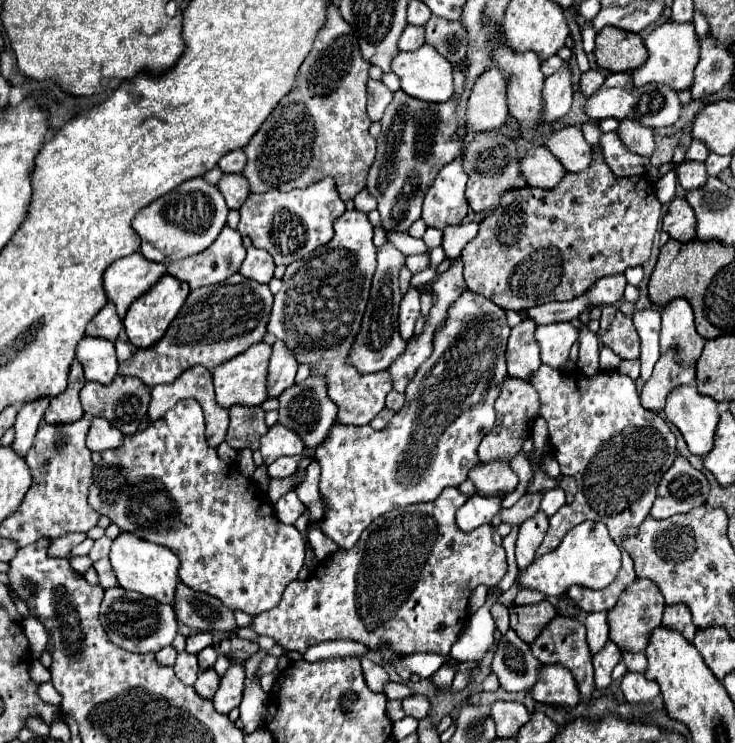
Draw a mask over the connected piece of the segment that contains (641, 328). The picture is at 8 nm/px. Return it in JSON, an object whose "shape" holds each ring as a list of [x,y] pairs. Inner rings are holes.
{"shape":[[[653,304],[651,308],[637,310],[633,314],[633,324],[641,338],[641,378],[649,380],[653,366],[659,358],[659,326],[661,326],[659,308]]]}

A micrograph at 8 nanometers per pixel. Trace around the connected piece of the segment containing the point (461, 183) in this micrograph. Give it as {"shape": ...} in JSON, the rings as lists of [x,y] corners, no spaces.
{"shape":[[[455,158],[441,168],[433,186],[423,202],[423,220],[431,228],[445,228],[449,224],[461,224],[469,206],[465,200],[467,172],[463,170],[463,158]]]}

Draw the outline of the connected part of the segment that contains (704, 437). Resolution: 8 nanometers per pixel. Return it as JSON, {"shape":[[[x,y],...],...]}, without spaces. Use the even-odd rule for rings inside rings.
{"shape":[[[693,384],[679,386],[667,396],[665,418],[679,428],[691,454],[705,456],[713,448],[713,434],[719,422],[717,402],[697,392]]]}

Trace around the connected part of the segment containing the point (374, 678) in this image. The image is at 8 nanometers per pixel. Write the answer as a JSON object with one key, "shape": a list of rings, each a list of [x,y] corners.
{"shape":[[[361,658],[361,666],[363,666],[363,676],[365,676],[365,682],[367,686],[373,690],[373,692],[383,692],[383,684],[389,682],[387,678],[387,672],[381,664],[375,664],[371,662],[369,658]]]}

